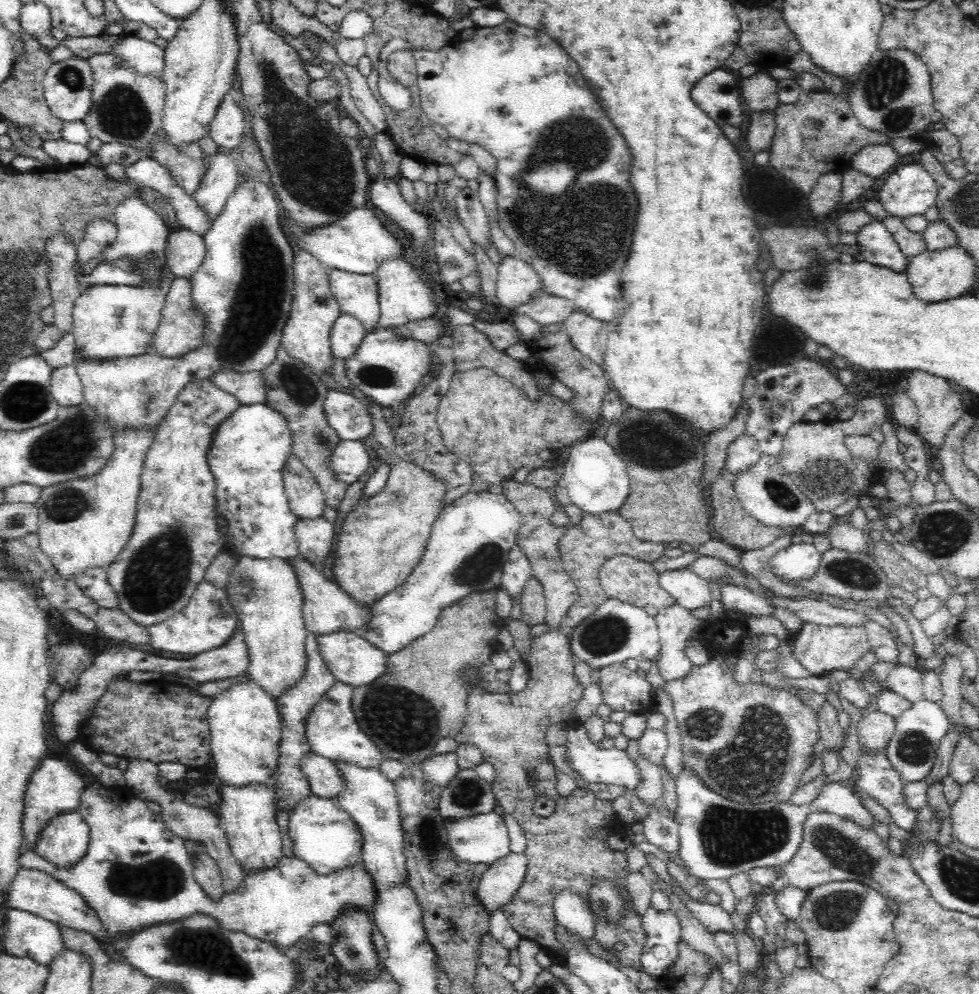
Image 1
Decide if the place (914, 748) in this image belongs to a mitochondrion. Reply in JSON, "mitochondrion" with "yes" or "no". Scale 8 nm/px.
{"mitochondrion":"yes"}

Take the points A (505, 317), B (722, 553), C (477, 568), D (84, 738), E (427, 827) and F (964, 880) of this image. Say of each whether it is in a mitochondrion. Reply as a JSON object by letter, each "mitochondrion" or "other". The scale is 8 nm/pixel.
{"A":"other","B":"other","C":"mitochondrion","D":"other","E":"mitochondrion","F":"mitochondrion"}

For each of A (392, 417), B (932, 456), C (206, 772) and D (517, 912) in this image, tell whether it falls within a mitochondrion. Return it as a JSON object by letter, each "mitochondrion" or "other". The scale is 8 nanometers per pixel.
{"A":"other","B":"other","C":"other","D":"other"}

